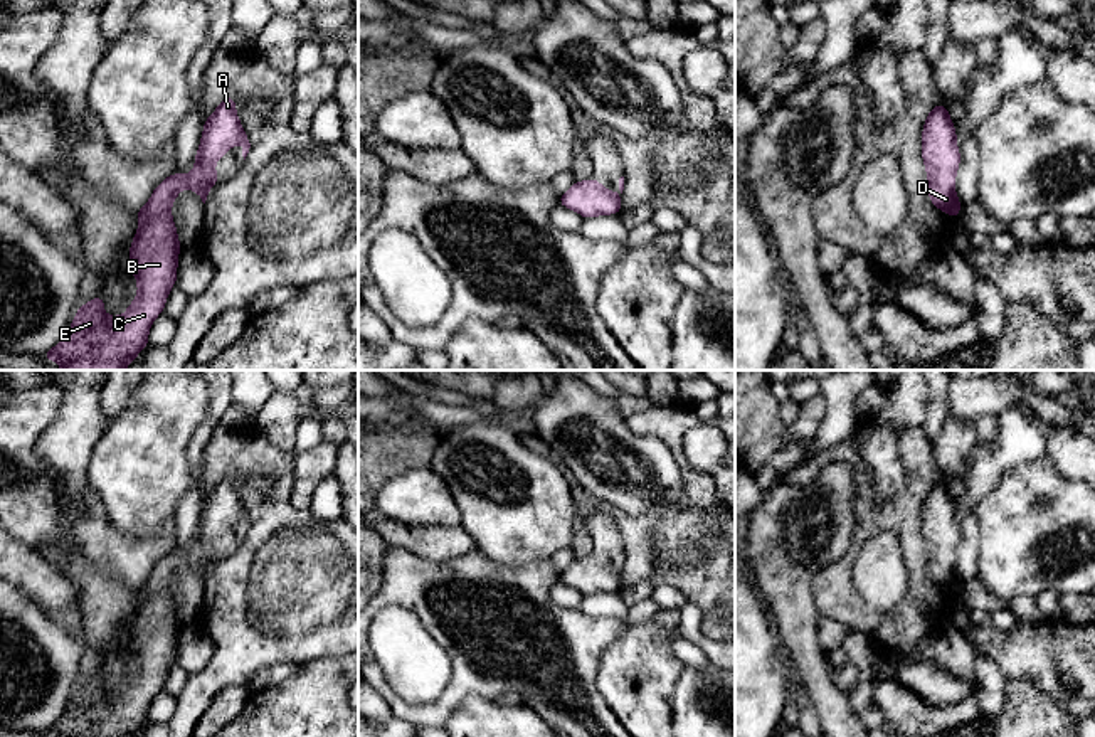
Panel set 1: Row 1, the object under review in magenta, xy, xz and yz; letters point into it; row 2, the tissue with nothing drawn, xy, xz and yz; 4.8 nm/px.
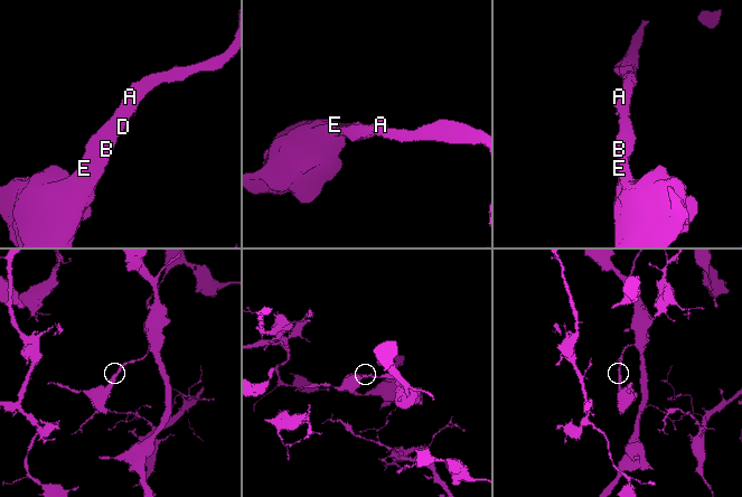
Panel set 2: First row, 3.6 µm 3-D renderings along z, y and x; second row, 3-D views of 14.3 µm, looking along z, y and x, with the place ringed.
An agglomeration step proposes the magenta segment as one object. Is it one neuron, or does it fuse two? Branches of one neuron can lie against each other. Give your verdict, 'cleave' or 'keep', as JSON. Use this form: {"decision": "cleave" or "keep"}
{"decision": "keep"}

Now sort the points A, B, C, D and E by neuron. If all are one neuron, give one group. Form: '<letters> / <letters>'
A B C D E

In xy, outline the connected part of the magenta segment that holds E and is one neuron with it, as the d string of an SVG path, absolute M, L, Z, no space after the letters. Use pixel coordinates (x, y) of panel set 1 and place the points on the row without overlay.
M225 473L204 500L195 543L188 552L172 550L153 567L136 589L138 607L130 623L128 644L135 651L138 671L119 693L104 690L101 671L81 681L62 717L42 730L45 737L135 737L146 725L151 700L163 690L170 666L177 660L178 619L172 596L175 574L190 565L205 581L212 562L219 560L215 538L237 520L246 537L251 520L232 473Z

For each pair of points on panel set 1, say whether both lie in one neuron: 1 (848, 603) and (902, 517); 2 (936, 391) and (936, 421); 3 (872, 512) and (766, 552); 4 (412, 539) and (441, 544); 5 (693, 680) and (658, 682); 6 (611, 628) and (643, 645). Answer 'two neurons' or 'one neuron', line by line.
1: one neuron
2: one neuron
3: two neurons
4: one neuron
5: two neurons
6: two neurons

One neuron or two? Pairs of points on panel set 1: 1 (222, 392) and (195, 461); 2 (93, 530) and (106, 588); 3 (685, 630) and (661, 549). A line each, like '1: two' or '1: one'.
1: one
2: two
3: two

